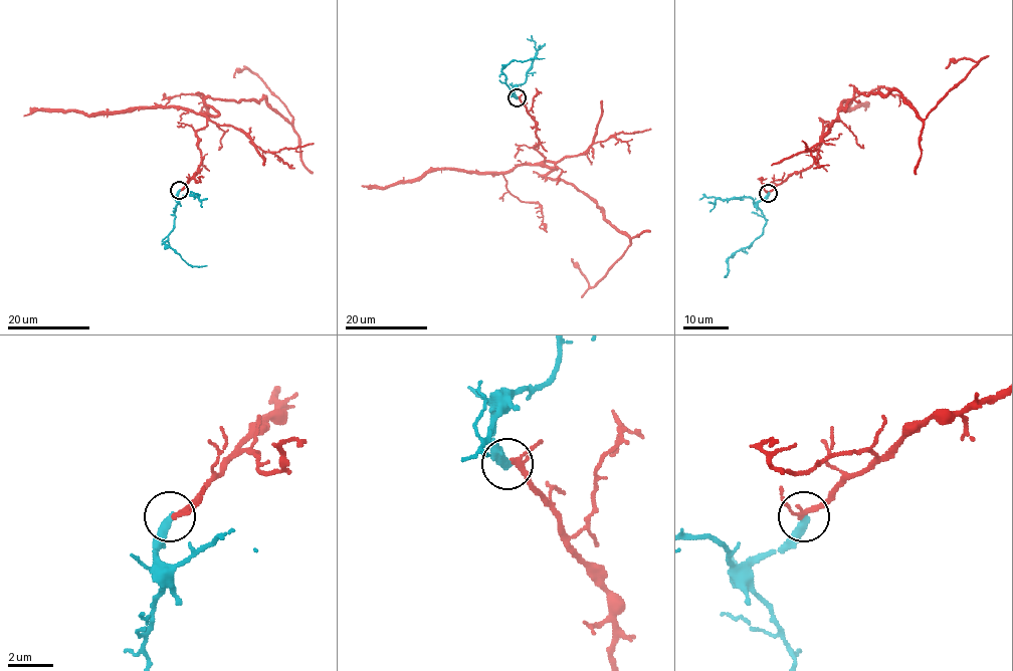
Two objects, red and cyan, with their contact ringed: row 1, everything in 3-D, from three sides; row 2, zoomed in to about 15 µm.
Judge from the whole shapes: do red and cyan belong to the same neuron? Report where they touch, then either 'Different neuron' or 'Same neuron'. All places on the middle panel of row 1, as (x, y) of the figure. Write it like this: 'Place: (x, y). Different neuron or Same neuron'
Place: (517, 97). Same neuron

